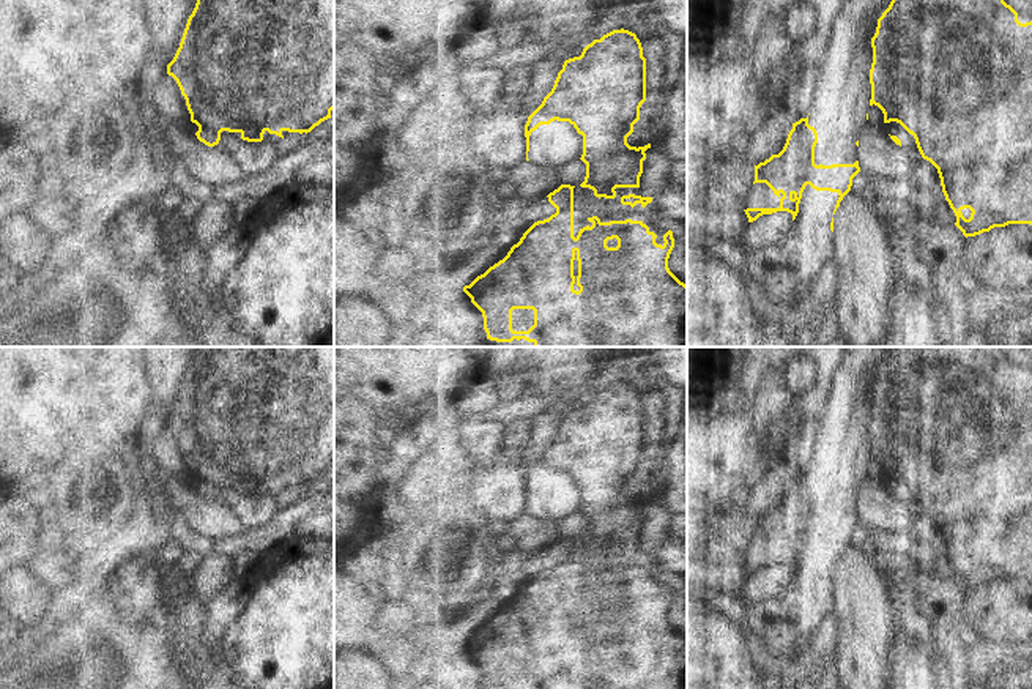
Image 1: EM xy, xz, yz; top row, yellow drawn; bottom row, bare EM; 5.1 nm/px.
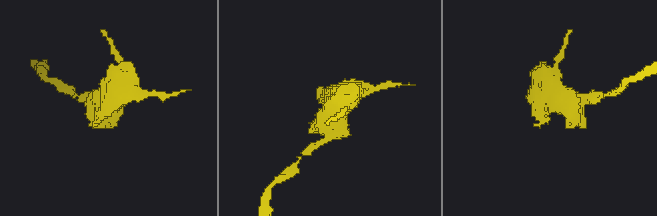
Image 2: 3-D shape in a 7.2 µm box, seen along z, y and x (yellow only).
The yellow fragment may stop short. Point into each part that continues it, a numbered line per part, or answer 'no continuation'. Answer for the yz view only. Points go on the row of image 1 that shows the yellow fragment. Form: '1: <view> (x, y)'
no continuation.

